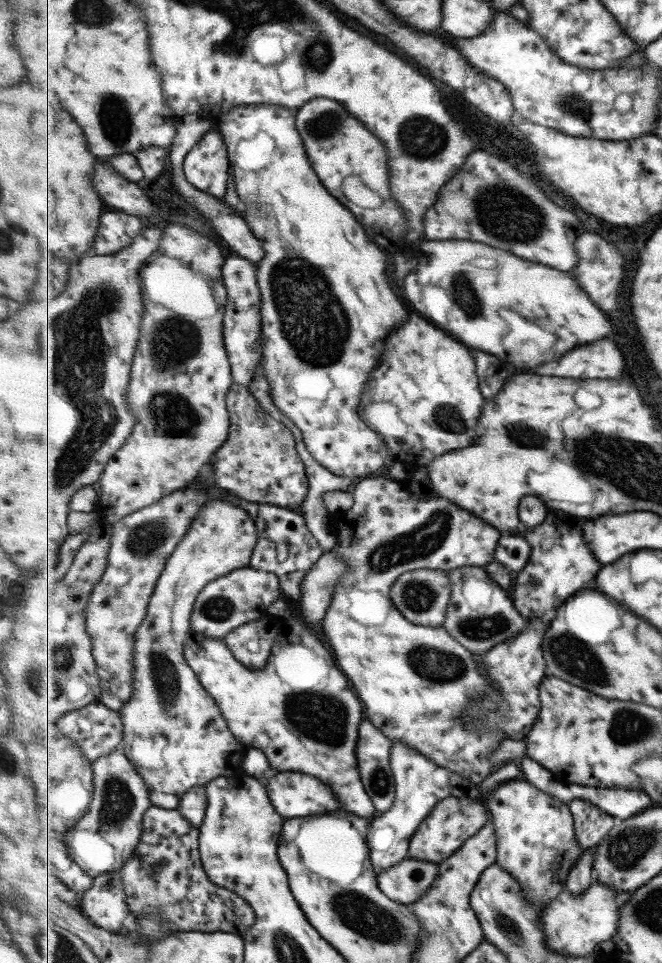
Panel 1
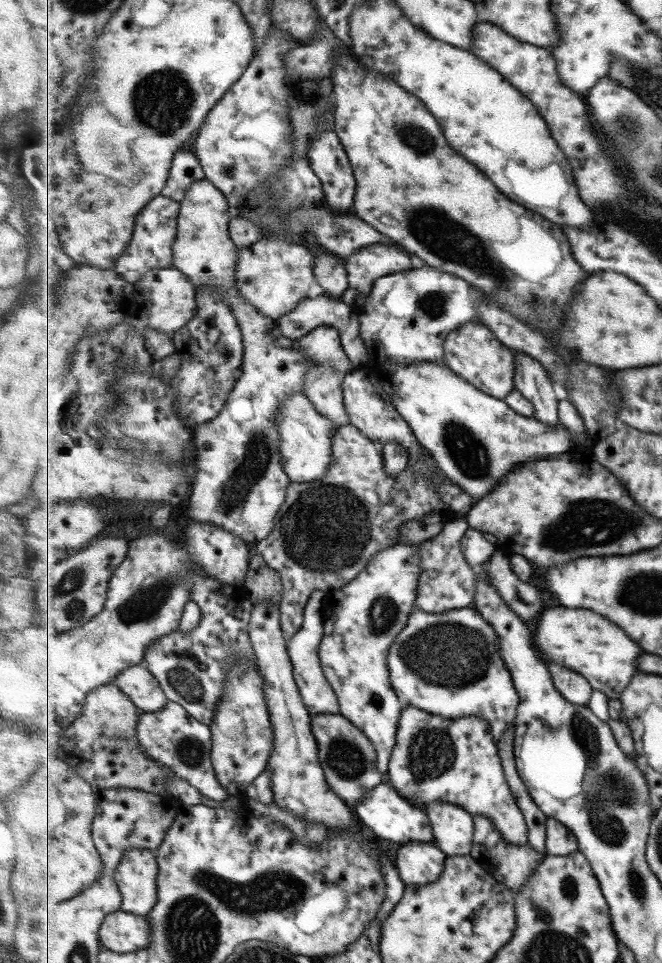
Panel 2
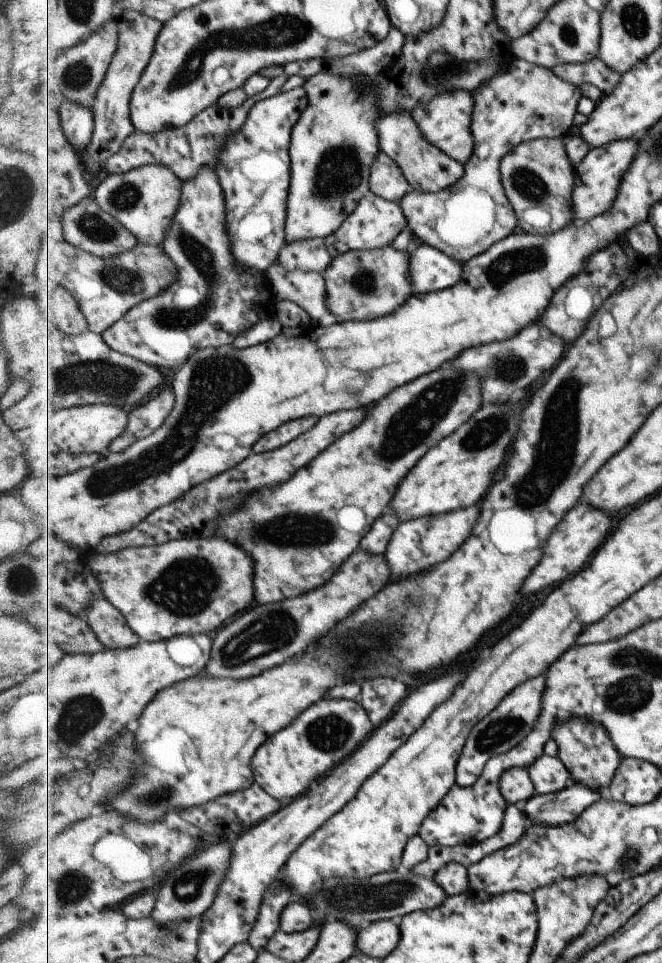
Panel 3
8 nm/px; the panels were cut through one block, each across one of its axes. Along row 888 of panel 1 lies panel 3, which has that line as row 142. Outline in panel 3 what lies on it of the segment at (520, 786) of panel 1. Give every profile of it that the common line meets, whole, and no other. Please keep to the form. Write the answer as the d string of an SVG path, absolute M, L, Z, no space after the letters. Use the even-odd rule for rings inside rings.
M559 137L533 139L516 146L502 161L502 181L509 200L518 216L518 224L529 234L546 235L557 233L575 222L575 207L572 206L572 194L576 188L576 166L569 158L567 140ZM539 208L550 216L547 226L533 228L533 220Z

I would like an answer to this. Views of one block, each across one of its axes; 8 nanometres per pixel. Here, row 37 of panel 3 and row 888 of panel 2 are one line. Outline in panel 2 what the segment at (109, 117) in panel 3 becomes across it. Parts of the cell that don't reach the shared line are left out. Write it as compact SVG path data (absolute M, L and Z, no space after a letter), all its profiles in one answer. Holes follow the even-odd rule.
M147 848L129 850L115 873L116 883L123 894L123 911L148 916L160 902L159 878L160 862L155 851Z

